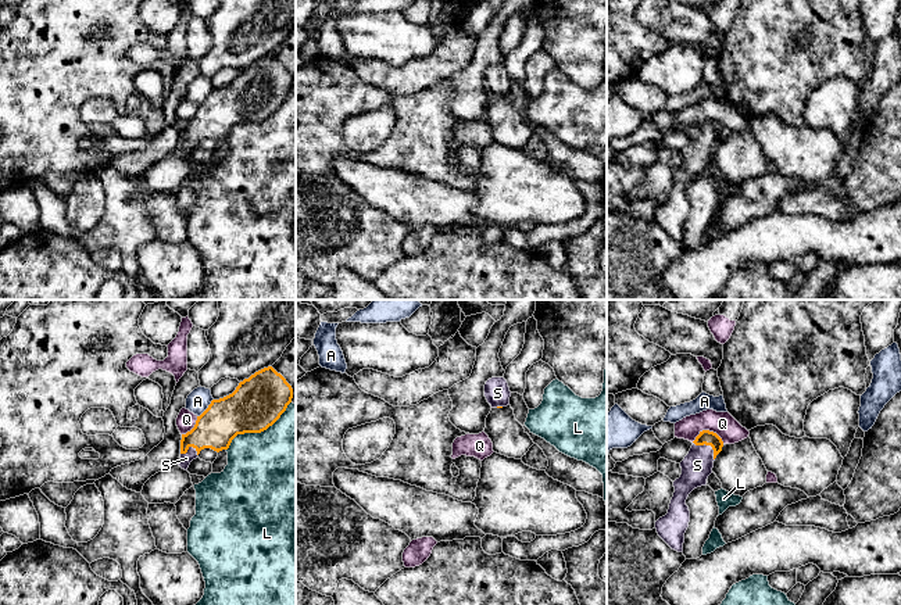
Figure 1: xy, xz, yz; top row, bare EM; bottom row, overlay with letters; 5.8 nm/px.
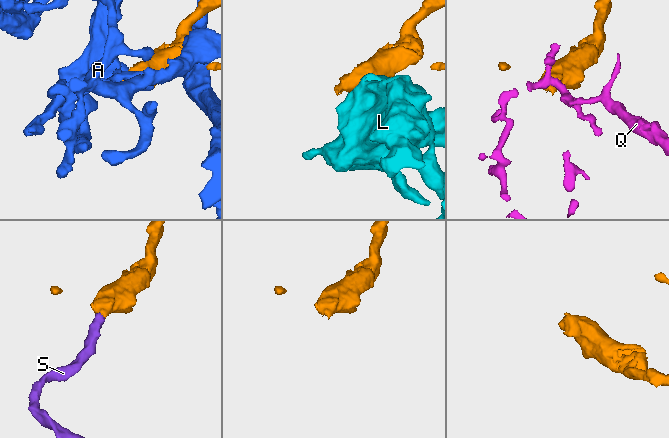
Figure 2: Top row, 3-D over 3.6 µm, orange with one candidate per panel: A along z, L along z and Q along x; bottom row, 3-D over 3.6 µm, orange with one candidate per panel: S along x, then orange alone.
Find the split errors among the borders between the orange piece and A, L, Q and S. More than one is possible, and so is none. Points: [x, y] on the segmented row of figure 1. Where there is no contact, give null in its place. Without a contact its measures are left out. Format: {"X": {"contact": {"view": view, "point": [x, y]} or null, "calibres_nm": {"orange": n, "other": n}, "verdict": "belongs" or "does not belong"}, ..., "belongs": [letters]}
{"A": {"contact": {"view": "xy", "point": [207, 408]}, "calibres_nm": {"orange": 280, "other": 140}, "verdict": "does not belong"}, "L": {"contact": {"view": "xy", "point": [258, 432]}, "calibres_nm": {"orange": 300, "other": 500}, "verdict": "does not belong"}, "Q": {"contact": {"view": "yz", "point": [708, 430]}, "calibres_nm": {"orange": 90, "other": 140}, "verdict": "does not belong"}, "S": {"contact": {"view": "yz", "point": [708, 444]}, "calibres_nm": {"orange": 90, "other": 180}, "verdict": "belongs"}, "belongs": ["S"]}

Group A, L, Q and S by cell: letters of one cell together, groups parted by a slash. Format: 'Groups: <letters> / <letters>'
Groups: A / L / Q / S

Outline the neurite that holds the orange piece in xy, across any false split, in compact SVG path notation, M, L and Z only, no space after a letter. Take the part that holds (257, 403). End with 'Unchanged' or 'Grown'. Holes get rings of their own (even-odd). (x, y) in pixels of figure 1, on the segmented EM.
M272 366L264 368L239 383L236 390L219 400L212 400L208 408L197 416L194 427L182 434L180 459L178 465L187 470L201 450L217 452L228 450L237 434L261 433L272 426L292 402L293 389Z. Grown

